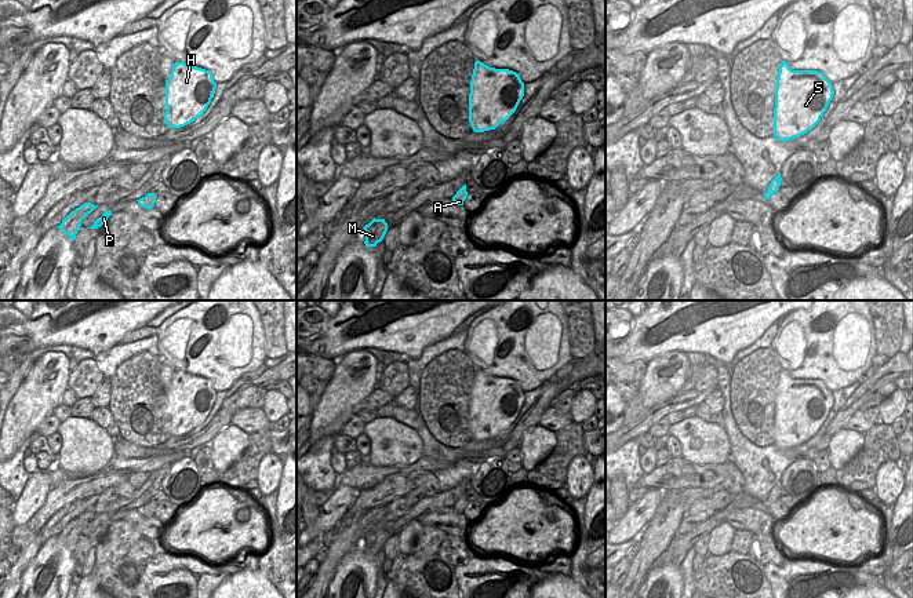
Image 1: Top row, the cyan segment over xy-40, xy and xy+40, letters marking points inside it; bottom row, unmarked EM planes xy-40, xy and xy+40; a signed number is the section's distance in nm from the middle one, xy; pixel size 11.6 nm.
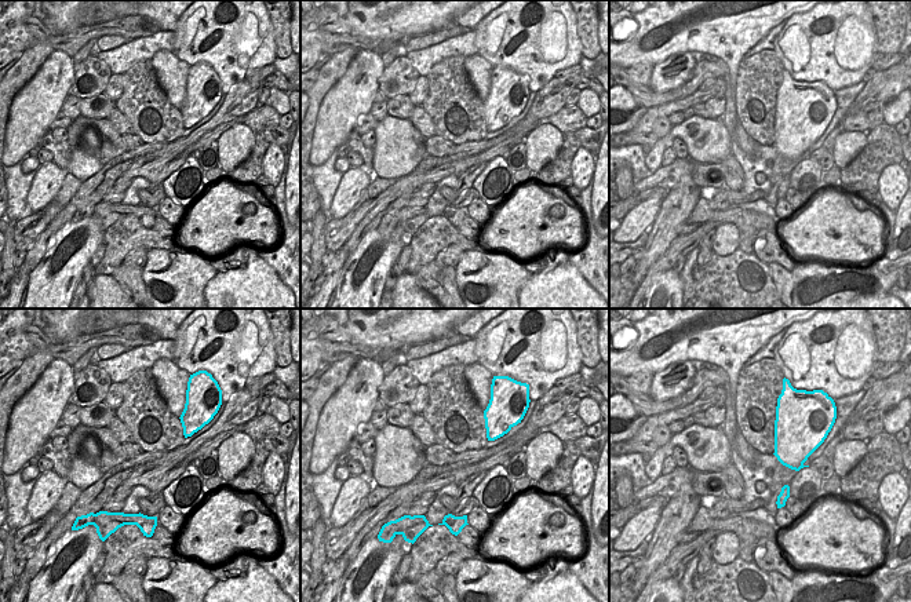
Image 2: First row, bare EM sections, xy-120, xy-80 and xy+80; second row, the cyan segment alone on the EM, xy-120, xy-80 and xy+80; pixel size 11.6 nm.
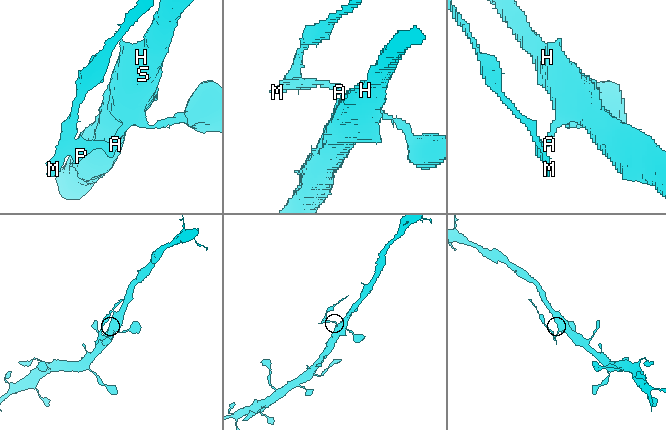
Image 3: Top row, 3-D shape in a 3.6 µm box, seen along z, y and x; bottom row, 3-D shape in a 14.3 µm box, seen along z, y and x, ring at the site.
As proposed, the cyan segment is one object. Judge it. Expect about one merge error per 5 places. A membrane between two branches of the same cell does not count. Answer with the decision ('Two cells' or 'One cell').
Two cells

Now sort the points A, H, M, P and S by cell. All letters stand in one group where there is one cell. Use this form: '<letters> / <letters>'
A M P / H S

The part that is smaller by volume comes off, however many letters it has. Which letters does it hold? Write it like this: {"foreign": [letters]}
{"foreign": ["A", "M", "P"]}

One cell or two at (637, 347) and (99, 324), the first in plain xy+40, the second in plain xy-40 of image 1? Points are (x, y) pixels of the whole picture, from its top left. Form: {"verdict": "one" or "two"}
{"verdict": "one"}

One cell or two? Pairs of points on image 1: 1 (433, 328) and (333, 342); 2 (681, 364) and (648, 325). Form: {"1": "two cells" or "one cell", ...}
{"1": "one cell", "2": "two cells"}

